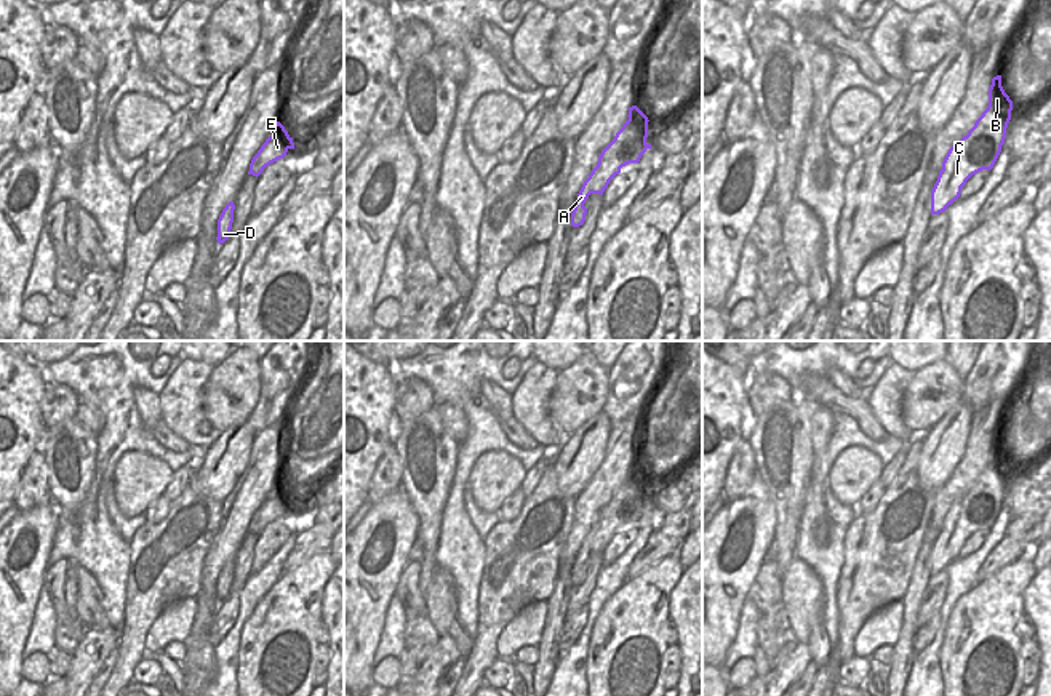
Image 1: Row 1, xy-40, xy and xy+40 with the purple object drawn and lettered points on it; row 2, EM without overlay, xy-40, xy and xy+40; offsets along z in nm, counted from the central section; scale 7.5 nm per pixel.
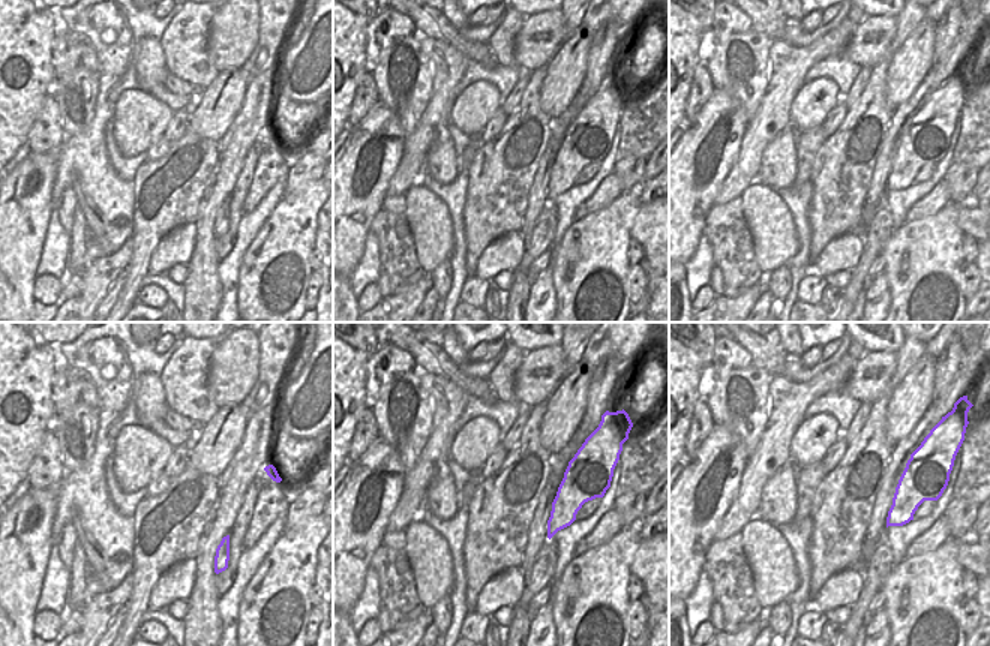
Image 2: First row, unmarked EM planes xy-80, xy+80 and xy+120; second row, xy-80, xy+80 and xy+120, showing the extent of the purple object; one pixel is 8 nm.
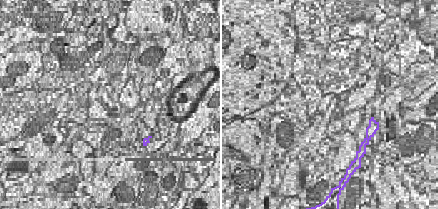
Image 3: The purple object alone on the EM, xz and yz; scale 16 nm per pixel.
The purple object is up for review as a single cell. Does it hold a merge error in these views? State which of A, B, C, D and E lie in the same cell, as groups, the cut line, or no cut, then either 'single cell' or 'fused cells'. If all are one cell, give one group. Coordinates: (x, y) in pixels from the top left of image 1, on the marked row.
A B C D E; no cut; single cell

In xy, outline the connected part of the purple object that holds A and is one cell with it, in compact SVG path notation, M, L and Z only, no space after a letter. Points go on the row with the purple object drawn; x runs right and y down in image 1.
M629 107L629 120L616 133L614 139L601 150L597 166L584 181L574 210L571 213L571 226L579 227L585 221L587 208L584 206L590 194L603 195L609 181L621 173L629 163L638 163L641 155L653 149L646 142L648 117L637 107Z

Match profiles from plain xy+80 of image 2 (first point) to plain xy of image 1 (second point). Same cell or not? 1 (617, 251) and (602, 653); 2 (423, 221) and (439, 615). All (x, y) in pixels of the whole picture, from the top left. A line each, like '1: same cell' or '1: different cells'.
1: same cell
2: same cell

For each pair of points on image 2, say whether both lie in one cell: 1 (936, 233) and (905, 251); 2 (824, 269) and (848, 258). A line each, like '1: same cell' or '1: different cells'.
1: same cell
2: same cell

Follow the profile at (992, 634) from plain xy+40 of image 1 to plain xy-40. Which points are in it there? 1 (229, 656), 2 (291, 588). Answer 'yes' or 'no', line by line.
1: no
2: yes

